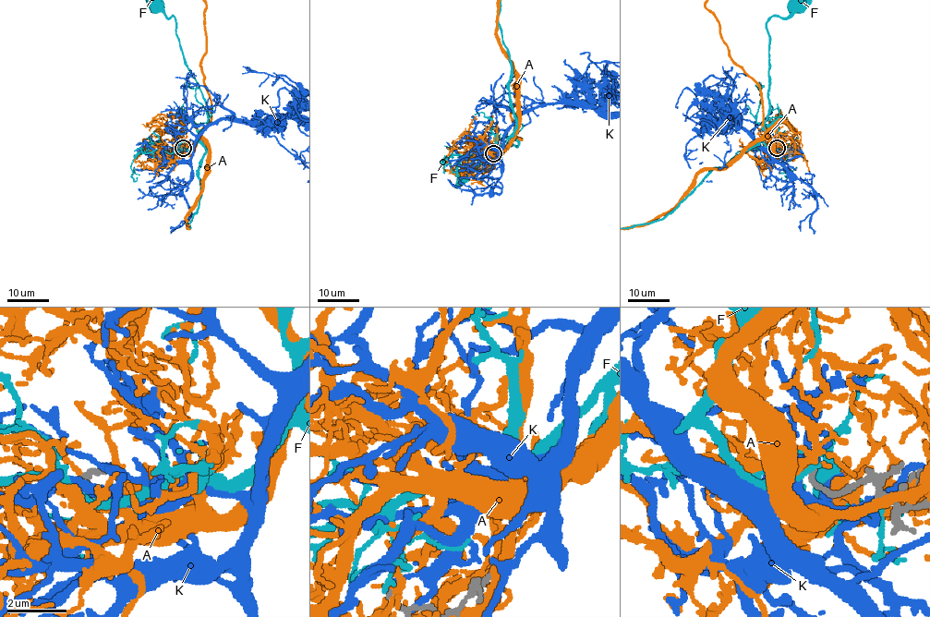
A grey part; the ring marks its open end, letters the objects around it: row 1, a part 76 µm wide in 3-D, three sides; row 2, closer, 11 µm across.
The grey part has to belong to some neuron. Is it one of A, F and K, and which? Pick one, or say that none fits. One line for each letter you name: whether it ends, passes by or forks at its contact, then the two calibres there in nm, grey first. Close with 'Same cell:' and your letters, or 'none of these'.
Same cell: none of these

